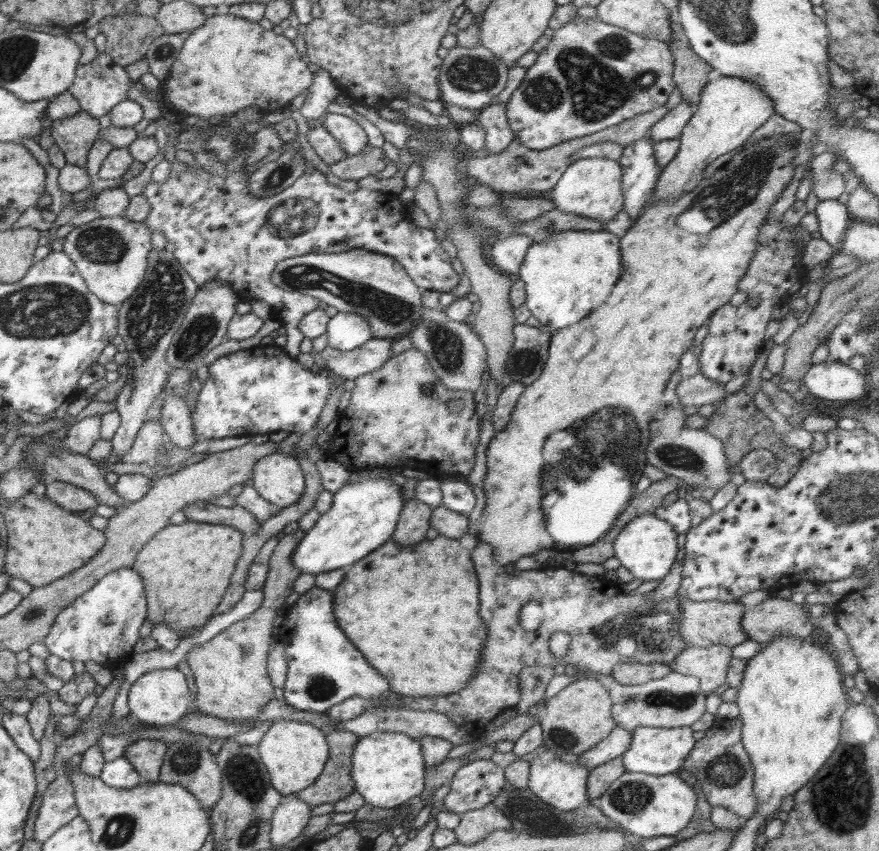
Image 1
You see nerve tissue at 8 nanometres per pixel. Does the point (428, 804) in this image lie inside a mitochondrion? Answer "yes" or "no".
no

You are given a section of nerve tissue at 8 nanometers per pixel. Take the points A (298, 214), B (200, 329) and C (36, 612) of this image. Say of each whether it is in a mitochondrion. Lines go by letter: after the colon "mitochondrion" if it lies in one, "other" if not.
A: mitochondrion
B: mitochondrion
C: mitochondrion

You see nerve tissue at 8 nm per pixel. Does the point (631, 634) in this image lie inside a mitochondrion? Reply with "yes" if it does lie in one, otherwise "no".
yes

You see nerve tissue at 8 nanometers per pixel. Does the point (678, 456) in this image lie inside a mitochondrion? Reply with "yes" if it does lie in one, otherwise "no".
yes

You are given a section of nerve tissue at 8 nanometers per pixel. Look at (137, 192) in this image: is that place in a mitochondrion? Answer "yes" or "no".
no

